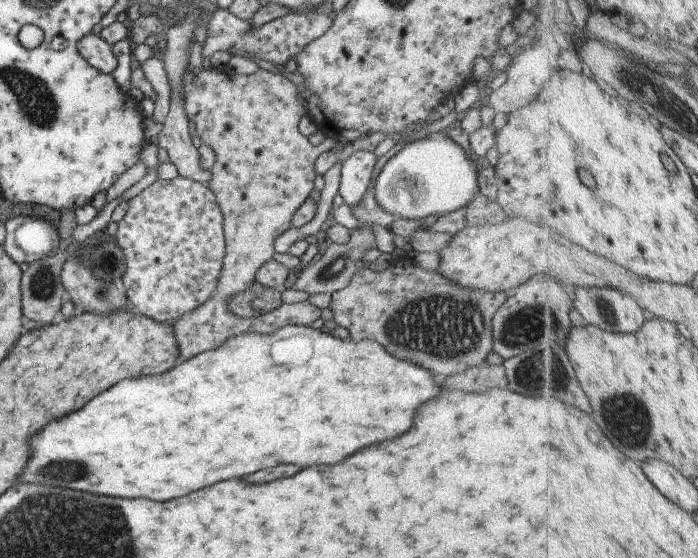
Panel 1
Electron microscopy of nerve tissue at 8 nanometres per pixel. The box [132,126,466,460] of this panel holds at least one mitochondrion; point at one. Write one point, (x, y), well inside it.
(336, 265)

